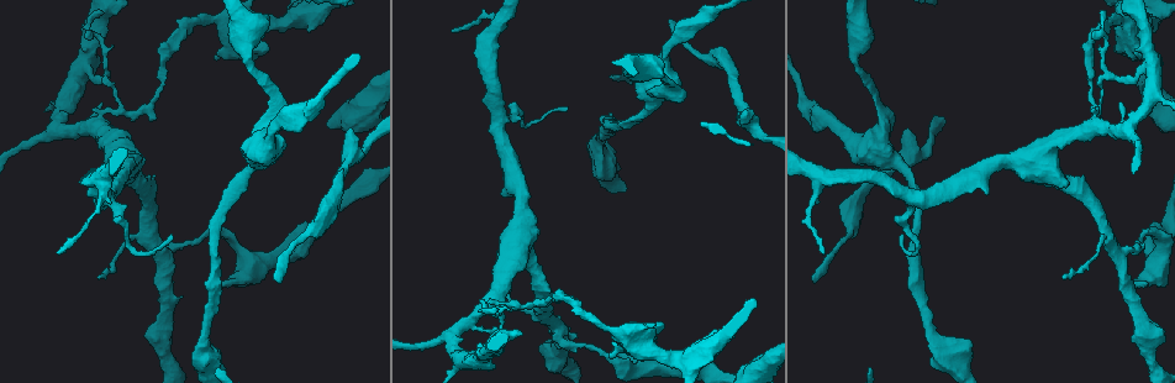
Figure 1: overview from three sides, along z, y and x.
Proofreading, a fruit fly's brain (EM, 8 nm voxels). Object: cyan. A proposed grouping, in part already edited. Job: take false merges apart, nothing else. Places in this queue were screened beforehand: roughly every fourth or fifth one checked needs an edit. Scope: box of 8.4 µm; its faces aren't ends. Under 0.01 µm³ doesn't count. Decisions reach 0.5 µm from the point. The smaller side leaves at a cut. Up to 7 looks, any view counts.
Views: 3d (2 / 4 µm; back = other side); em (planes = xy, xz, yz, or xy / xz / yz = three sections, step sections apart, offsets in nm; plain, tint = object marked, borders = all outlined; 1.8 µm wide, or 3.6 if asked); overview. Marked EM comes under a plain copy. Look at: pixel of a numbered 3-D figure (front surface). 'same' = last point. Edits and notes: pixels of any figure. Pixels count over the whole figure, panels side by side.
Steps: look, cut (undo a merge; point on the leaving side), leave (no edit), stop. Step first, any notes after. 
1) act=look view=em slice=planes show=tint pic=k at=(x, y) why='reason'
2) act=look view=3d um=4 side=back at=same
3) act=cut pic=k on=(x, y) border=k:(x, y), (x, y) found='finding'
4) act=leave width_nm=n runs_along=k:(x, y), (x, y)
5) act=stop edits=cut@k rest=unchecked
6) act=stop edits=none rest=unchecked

act=look view=em slice=xz step=8 show=tint pic=1 at=(1104, 76) why='touches itself'

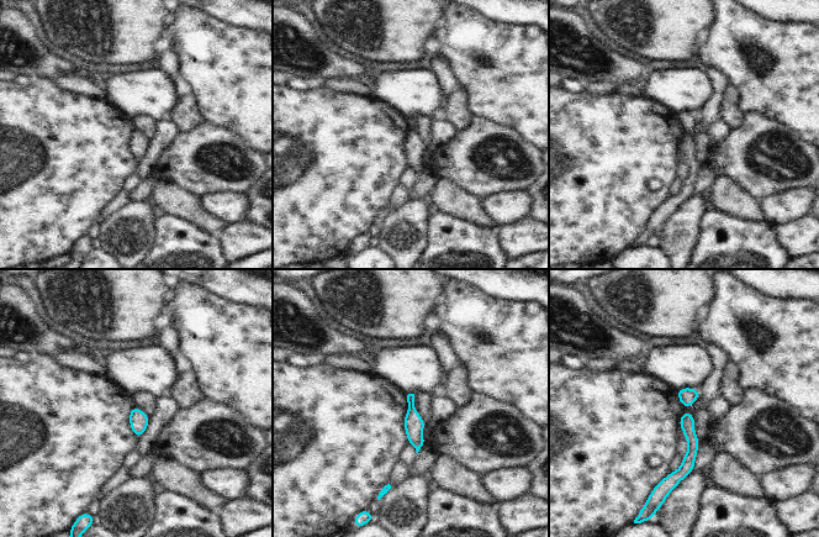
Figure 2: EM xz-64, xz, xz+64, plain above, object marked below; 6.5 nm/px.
act=cut pic=2 on=(411, 396) border=2:(410, 406), (413, 409) found='a second neuron is stuck on'

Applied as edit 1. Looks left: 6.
act=look view=overview

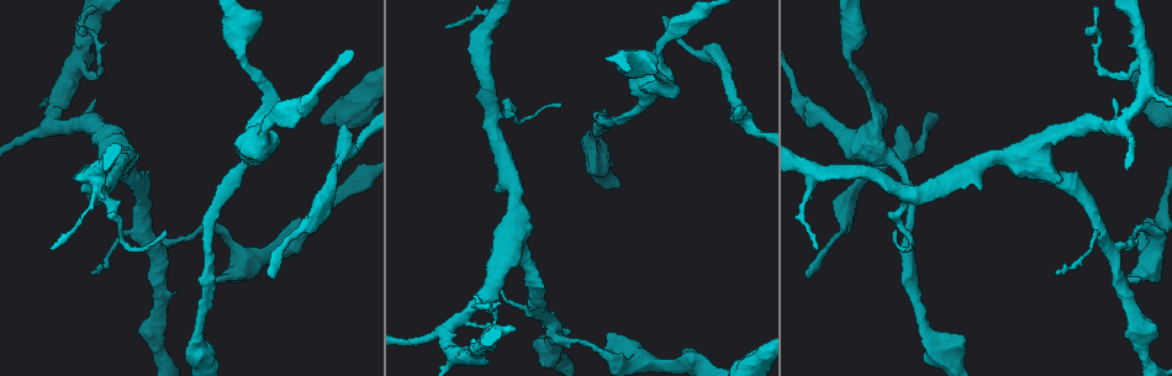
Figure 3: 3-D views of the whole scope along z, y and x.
act=look view=em slice=xz step=16 show=tint pic=3 at=(662, 78) why='thick turns thin'

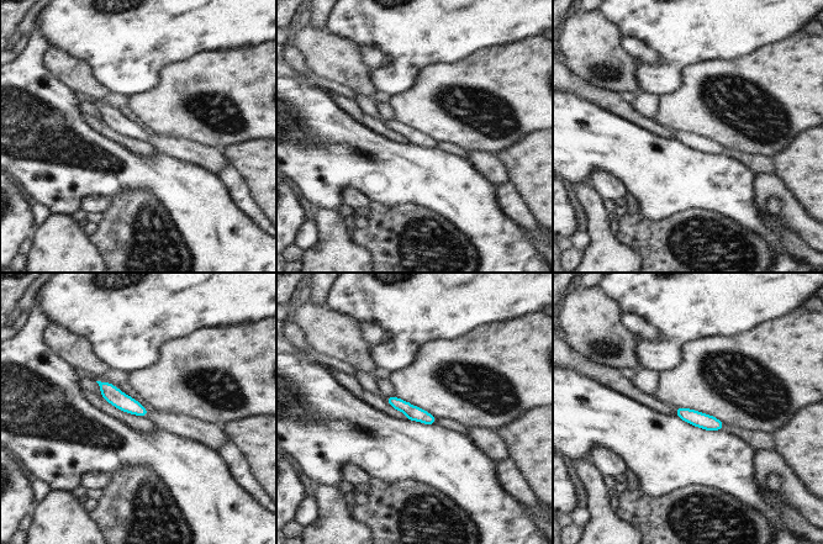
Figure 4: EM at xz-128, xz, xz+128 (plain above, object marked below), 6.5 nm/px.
act=look view=em slice=planes show=tint at=same

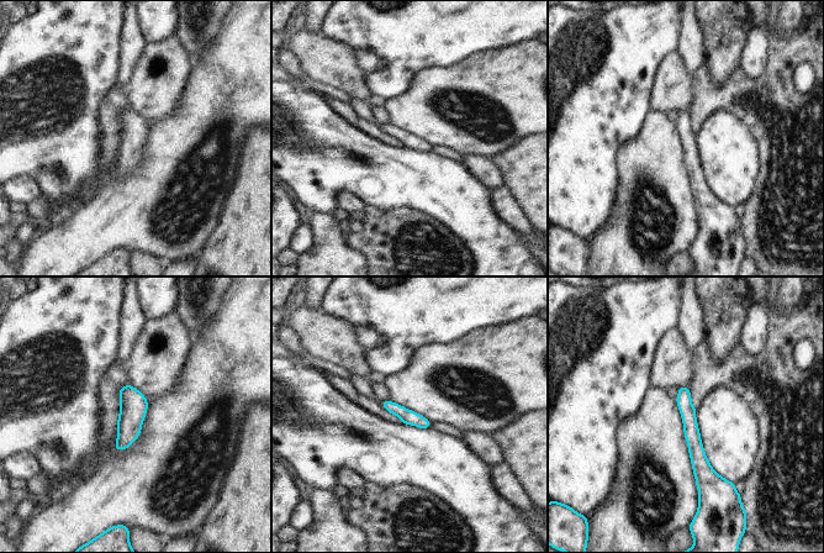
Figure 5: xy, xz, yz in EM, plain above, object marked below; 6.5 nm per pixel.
act=leave found='continuous, no second neuron'

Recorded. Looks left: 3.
act=stop edits=cut@2 rest=unchecked

